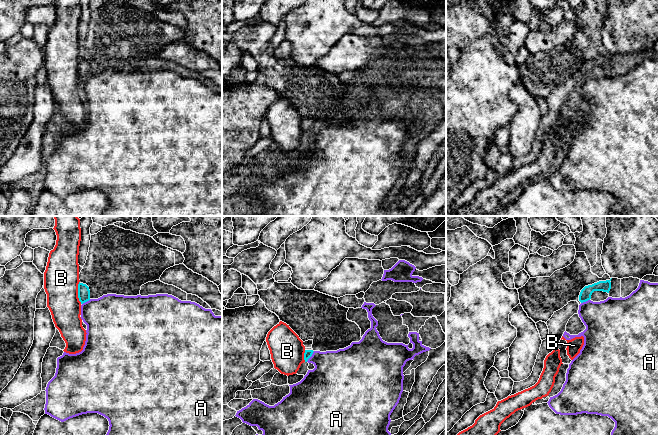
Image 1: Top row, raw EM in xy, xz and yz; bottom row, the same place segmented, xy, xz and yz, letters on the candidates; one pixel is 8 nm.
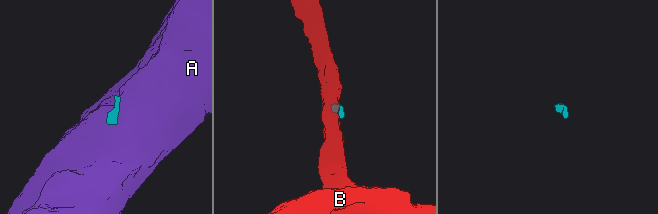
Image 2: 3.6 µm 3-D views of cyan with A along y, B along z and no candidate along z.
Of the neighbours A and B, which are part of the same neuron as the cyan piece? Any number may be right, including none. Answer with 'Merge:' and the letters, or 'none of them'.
Merge: none of them

